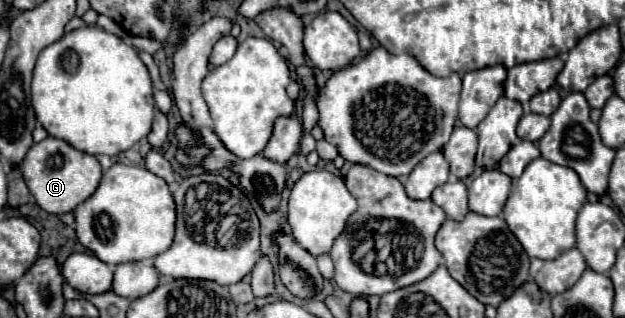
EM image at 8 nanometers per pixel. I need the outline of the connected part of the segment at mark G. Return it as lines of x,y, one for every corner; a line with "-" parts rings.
45,138
39,144
33,144
27,156
21,162
23,178
29,186
37,204
49,214
65,214
73,212
83,200
87,200
101,180
101,166
95,156
89,156
81,150
75,150
65,140

